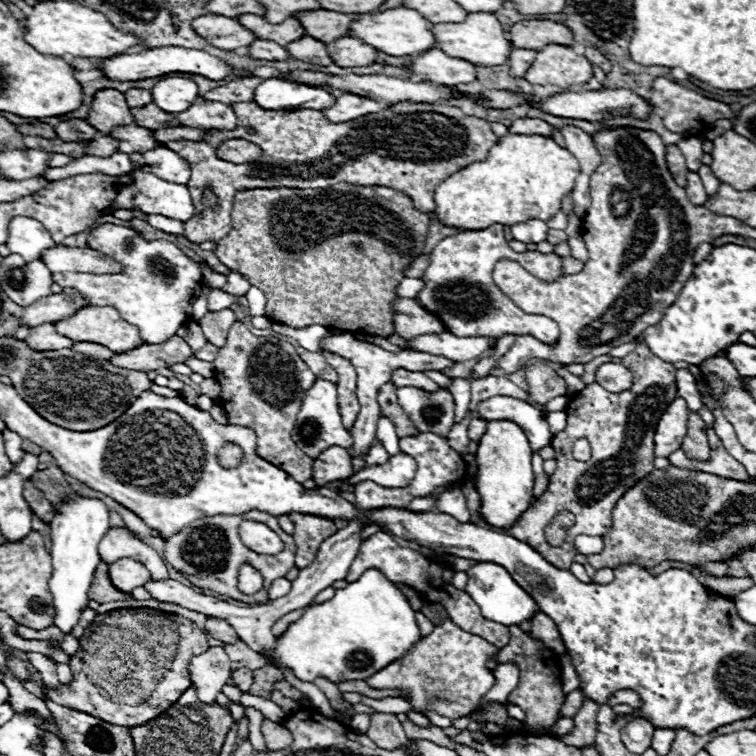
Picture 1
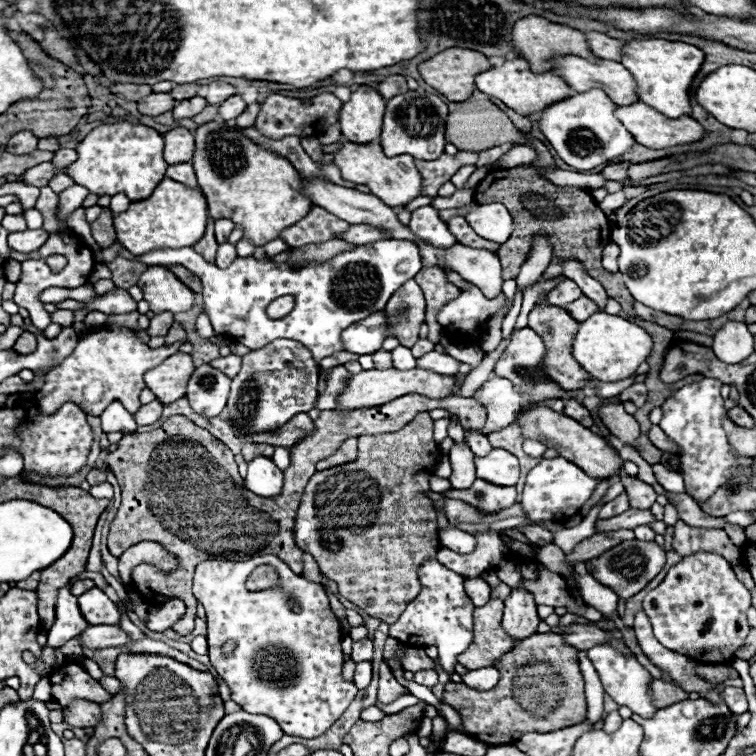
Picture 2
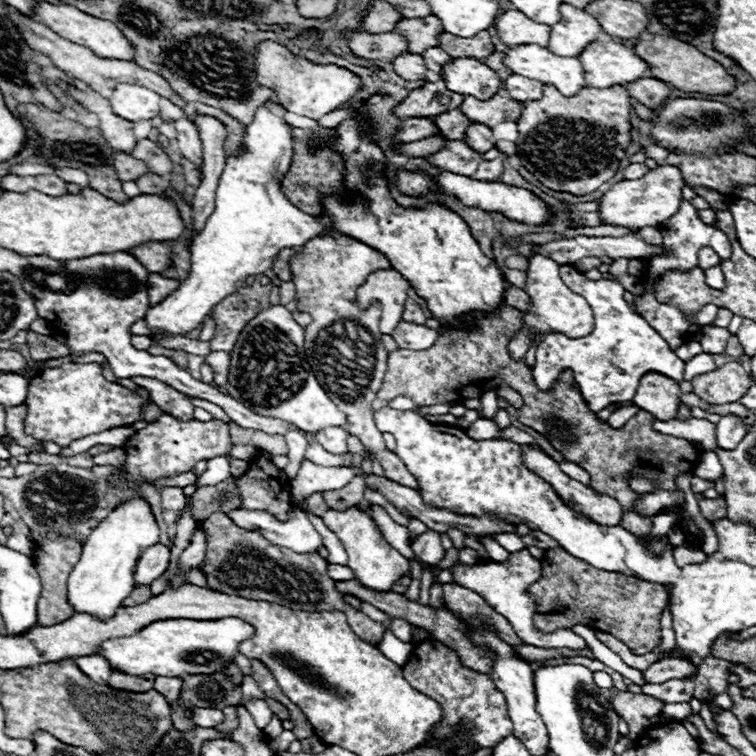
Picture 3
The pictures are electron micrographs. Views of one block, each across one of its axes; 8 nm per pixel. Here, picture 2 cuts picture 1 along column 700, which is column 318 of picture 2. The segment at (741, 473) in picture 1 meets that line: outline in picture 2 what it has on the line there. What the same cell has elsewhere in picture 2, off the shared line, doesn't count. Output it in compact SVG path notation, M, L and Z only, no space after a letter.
M358 438L344 440L344 444L340 444L340 448L332 456L328 456L328 458L324 458L324 460L318 462L318 470L328 470L332 466L340 466L340 464L348 464L348 462L356 460L358 458L356 442L358 442Z

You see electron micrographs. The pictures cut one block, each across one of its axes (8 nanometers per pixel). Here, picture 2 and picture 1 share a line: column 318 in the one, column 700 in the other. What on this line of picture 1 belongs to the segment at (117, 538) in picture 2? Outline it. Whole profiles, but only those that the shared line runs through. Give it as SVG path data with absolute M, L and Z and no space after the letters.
M692 412L688 418L688 434L682 444L682 450L690 460L708 460L710 448L706 440L706 424L698 412Z

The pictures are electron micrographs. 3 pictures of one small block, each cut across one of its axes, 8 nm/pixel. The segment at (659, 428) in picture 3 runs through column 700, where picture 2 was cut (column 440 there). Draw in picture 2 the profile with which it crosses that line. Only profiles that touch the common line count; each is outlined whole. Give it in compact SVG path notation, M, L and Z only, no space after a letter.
M446 418L434 420L434 440L436 440L436 444L442 444L444 438L448 438L448 420Z

